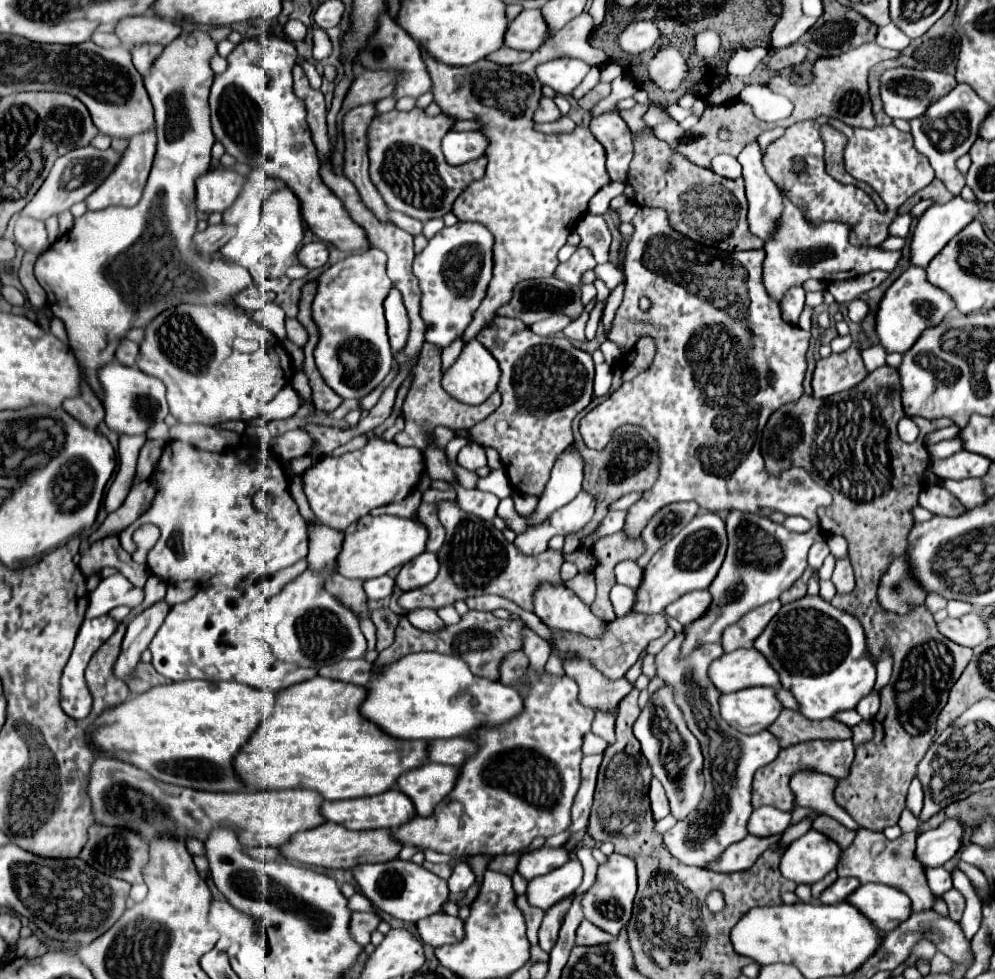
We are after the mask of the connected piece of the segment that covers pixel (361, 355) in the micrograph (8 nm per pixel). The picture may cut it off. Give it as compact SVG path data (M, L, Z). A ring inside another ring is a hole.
M366 249L356 255L348 255L318 277L312 317L320 329L320 343L314 357L326 385L342 399L366 397L392 369L394 357L388 345L384 319L384 299L390 287L386 255L380 249Z

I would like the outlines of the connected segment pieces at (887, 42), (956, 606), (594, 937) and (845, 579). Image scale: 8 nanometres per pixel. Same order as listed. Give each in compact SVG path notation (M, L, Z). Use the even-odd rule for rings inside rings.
M890 23L890 25L878 29L876 43L878 43L878 45L884 45L884 47L888 47L888 49L904 51L904 47L910 43L910 39L908 39L908 35L904 35L894 23Z
M948 601L948 617L960 617L966 613L976 611L970 603L962 603L962 601Z
M582 921L582 925L576 931L576 945L600 945L600 943L610 943L612 939L614 939L612 935L604 933L590 921Z
M840 559L836 561L836 569L832 575L832 583L836 585L838 593L848 593L854 589L854 571L850 559Z

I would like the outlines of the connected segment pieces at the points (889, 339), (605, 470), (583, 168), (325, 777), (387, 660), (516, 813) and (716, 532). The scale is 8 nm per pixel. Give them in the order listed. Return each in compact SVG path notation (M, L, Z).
M910 267L906 269L896 281L894 285L886 291L878 315L876 315L876 331L878 331L878 339L882 343L882 347L892 353L892 351L908 351L908 347L912 347L912 343L916 343L916 339L928 329L938 325L954 307L956 303L952 303L950 295L946 291L940 291L940 287L932 287L932 283L928 283L926 279L926 269L922 267Z
M593 398L591 403L572 422L574 447L580 451L580 455L584 459L584 483L582 483L582 489L588 491L596 499L596 513L594 513L592 521L582 531L570 533L570 541L566 539L566 543L564 543L564 551L566 553L576 551L580 537L590 533L590 529L594 529L604 519L604 515L608 515L608 505L612 505L614 501L618 501L626 493L648 491L658 479L658 469L660 469L660 457L658 455L660 455L660 449L656 447L656 439L652 439L652 435L648 435L648 431L644 431L644 429L640 429L636 425L624 425L622 429L618 429L618 433L612 435L612 439L604 447L604 451L594 451L594 449L586 447L579 432L580 420L603 400L604 398Z
M582 13L552 35L528 61L508 67L488 59L472 63L472 67L448 67L446 63L430 59L420 47L428 73L432 75L434 101L440 105L442 113L456 119L476 117L484 123L482 131L490 139L486 149L486 175L470 183L458 195L452 209L458 221L482 223L494 235L494 277L472 323L464 331L464 341L476 337L476 333L496 315L496 309L512 297L512 289L518 281L554 275L558 267L556 255L560 247L566 245L566 237L572 233L574 223L586 213L596 191L610 181L606 173L604 145L592 135L590 127L578 125L572 133L554 135L544 135L532 129L532 113L542 95L542 85L534 71L540 63L560 57L578 57L590 65L604 65L608 61L606 53L600 53L586 43L590 27L592 17Z
M314 677L314 679L308 679L304 683L298 683L296 687L288 687L286 691L280 691L278 697L276 697L276 711L274 715L264 721L256 733L252 735L252 739L240 749L240 755L236 755L234 759L234 767L236 767L236 773L240 775L240 779L246 783L248 789L294 789L294 787L300 787L300 789L314 789L318 793L322 793L324 799L356 799L356 797L368 797L368 795L380 795L388 789L392 789L398 781L400 775L404 775L406 771L410 769L418 769L422 767L424 763L428 763L428 741L402 741L402 739L396 739L392 735L388 735L386 731L382 731L376 723L368 721L362 717L360 713L360 705L364 703L364 699L368 697L368 689L366 687L356 687L356 685L350 685L350 683L336 683L334 679L324 679L324 677Z
M468 611L466 615L462 615L460 623L446 625L440 631L428 633L428 631L420 631L416 627L410 627L408 617L402 613L400 623L396 627L396 641L378 655L376 669L382 669L384 665L394 663L408 653L436 651L436 653L454 655L454 657L464 659L470 665L474 675L488 677L488 679L500 679L500 665L508 657L508 653L524 649L524 643L522 643L524 629L530 629L530 627L522 619L498 619L490 611Z
M530 669L528 679L530 687L514 685L524 697L524 713L504 727L484 729L472 735L480 743L480 751L462 765L452 793L436 805L430 817L416 815L396 829L392 835L398 841L448 855L502 855L528 847L534 837L552 837L568 829L568 823L572 823L572 801L580 787L582 737L590 731L594 711L578 703L578 685L570 677L554 677L550 673L534 675Z
M700 513L690 525L686 525L674 539L670 539L644 569L644 581L636 593L636 605L632 611L638 613L662 613L668 603L674 603L680 595L688 591L708 589L716 577L720 563L724 561L728 547L724 519L716 513Z

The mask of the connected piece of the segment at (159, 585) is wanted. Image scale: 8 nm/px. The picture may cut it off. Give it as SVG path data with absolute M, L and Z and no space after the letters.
M150 575L150 577L148 577L148 583L146 583L146 587L144 587L144 603L142 603L142 607L138 607L136 611L132 611L124 623L128 625L132 617L136 617L140 611L152 607L152 603L164 601L164 597L166 597L166 587L168 587L168 585L166 585L166 581L164 581L162 577Z

